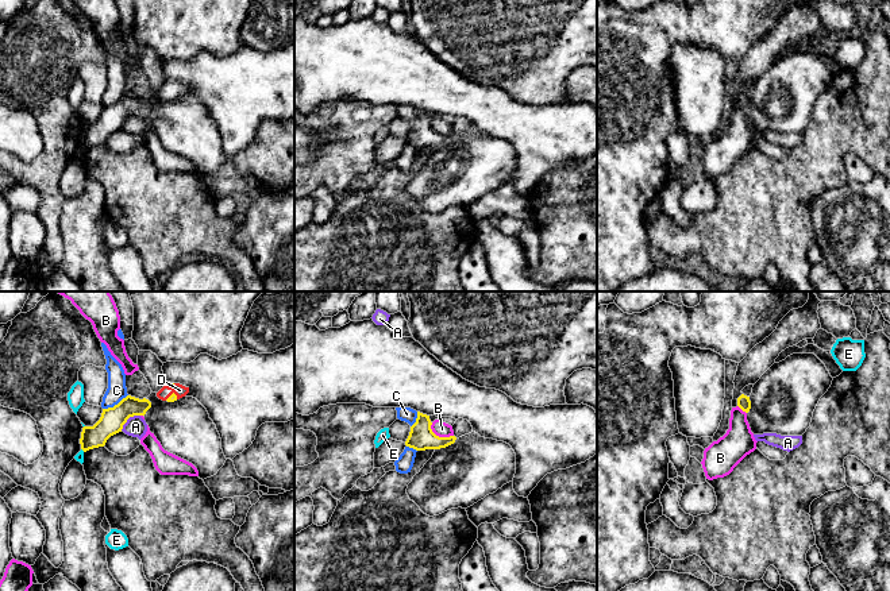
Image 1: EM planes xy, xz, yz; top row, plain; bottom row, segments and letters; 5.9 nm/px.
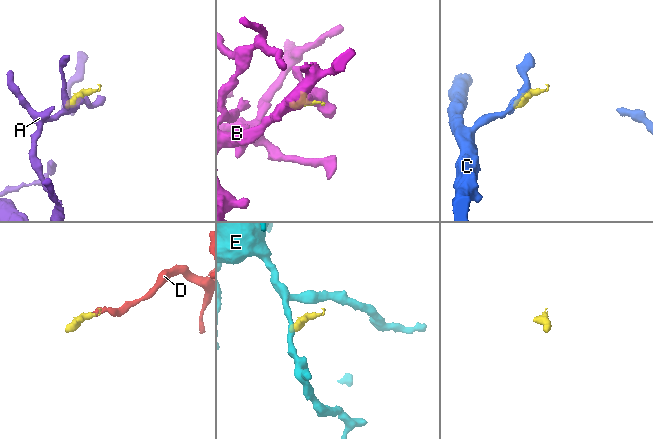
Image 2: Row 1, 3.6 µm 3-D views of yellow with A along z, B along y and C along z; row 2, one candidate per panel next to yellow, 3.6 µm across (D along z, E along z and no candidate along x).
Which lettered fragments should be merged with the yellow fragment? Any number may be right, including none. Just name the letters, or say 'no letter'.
D

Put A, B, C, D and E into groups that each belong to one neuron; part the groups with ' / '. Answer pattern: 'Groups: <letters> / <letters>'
Groups: A / B / C / D / E

